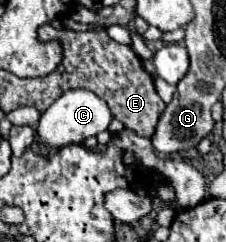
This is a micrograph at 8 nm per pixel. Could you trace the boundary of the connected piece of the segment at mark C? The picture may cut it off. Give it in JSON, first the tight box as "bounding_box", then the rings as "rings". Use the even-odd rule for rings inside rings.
{"bounding_box":[37,90,113,148],"rings":[[[67,90],[63,92],[39,118],[39,126],[37,126],[37,134],[39,140],[43,144],[55,146],[55,148],[63,148],[69,144],[83,144],[85,138],[89,136],[97,136],[99,132],[107,130],[109,122],[113,120],[109,106],[103,98],[99,98],[97,94],[89,92],[89,90]]]}

